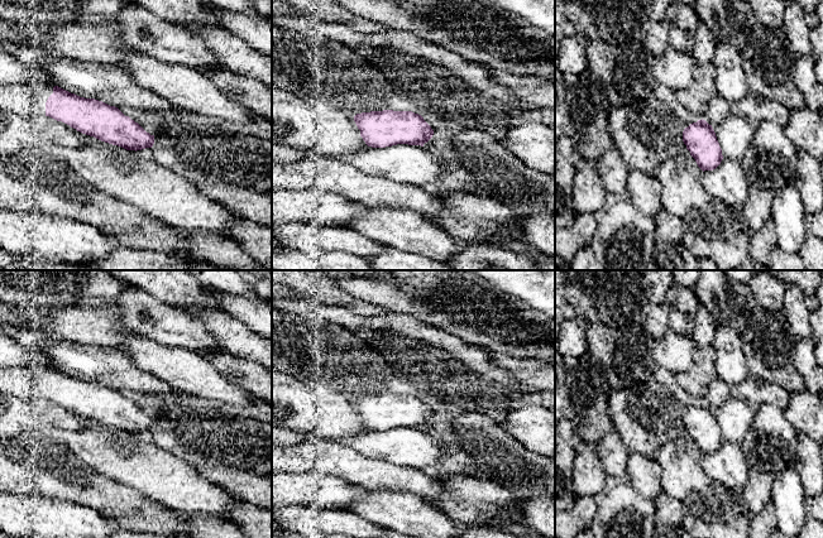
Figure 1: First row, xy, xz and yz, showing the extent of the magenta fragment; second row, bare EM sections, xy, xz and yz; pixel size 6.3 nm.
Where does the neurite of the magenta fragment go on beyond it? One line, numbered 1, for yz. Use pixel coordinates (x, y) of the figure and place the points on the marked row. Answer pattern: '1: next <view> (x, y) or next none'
1: next none

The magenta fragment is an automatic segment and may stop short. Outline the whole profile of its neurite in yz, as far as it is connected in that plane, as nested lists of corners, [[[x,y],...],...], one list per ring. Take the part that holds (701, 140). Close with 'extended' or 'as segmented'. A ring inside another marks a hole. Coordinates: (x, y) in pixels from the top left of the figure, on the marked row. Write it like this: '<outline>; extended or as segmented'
[[[698,120],[685,128],[683,141],[703,172],[713,170],[721,164],[722,149],[712,125],[705,120]]]; as segmented

